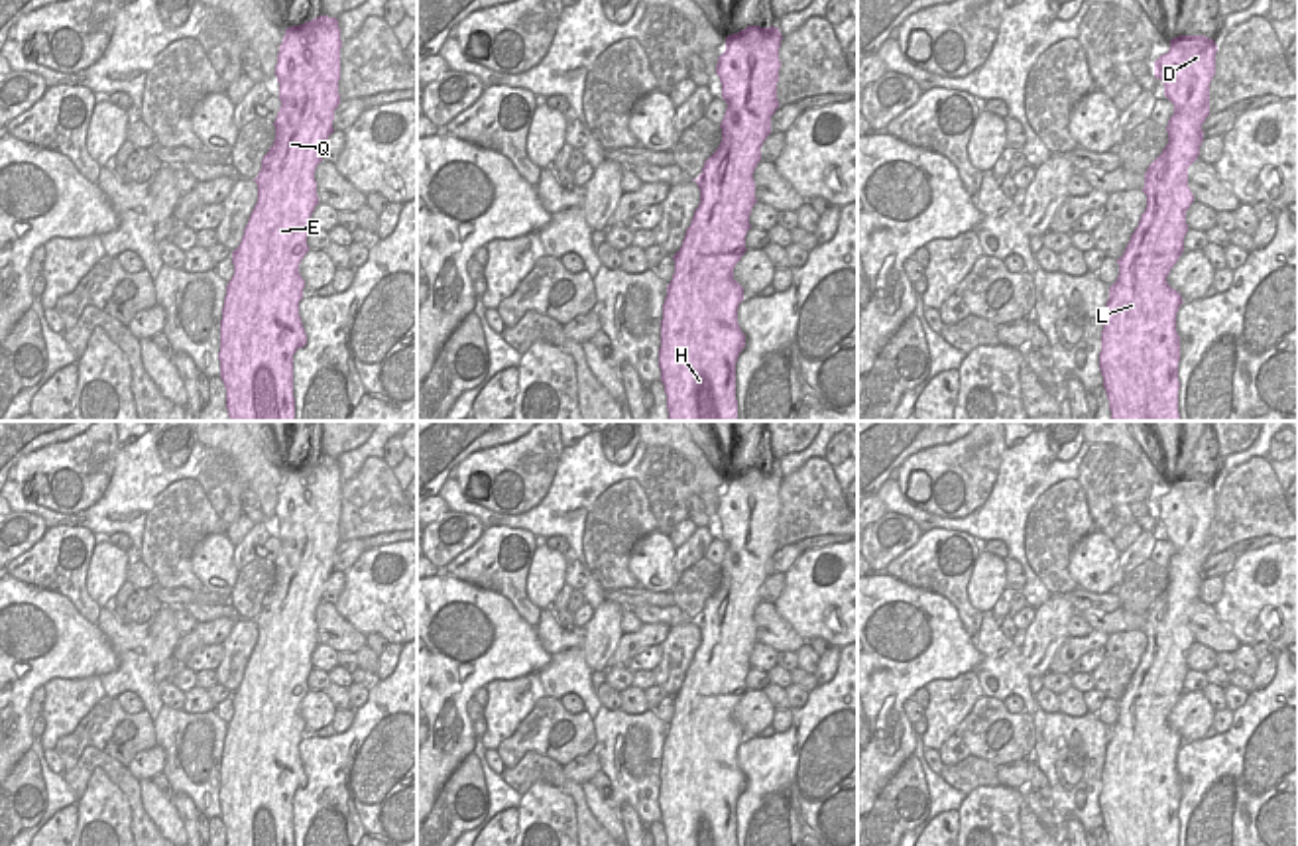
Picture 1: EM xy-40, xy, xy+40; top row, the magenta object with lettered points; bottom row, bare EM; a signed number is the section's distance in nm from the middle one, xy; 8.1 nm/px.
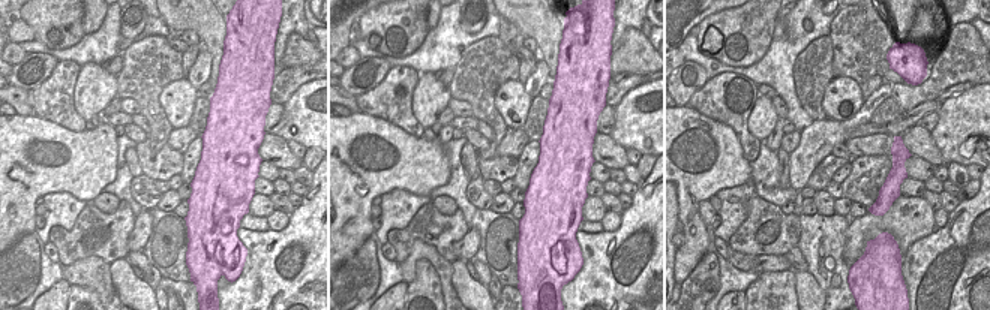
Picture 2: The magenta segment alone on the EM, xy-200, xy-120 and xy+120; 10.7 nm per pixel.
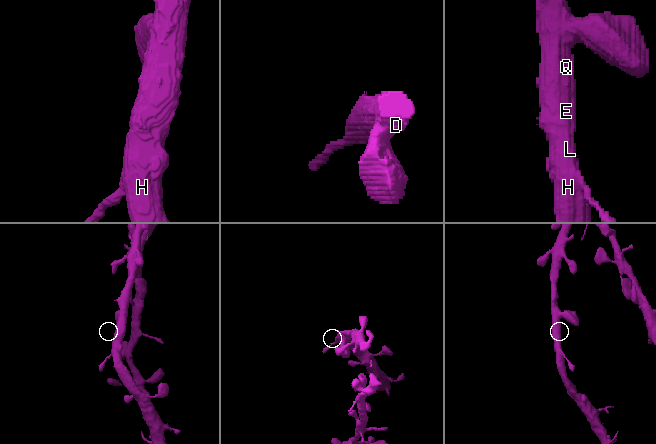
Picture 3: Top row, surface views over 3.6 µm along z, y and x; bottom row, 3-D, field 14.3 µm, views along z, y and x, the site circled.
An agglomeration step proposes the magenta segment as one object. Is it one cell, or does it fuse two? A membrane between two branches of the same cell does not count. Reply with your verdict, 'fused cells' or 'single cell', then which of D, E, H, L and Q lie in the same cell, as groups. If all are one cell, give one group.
single cell; D E H L Q

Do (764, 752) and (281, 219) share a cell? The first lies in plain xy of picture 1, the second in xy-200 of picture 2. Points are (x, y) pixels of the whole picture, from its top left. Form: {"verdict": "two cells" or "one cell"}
{"verdict": "two cells"}

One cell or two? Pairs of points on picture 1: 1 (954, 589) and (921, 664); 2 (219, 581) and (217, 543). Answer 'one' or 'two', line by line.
1: two
2: one

